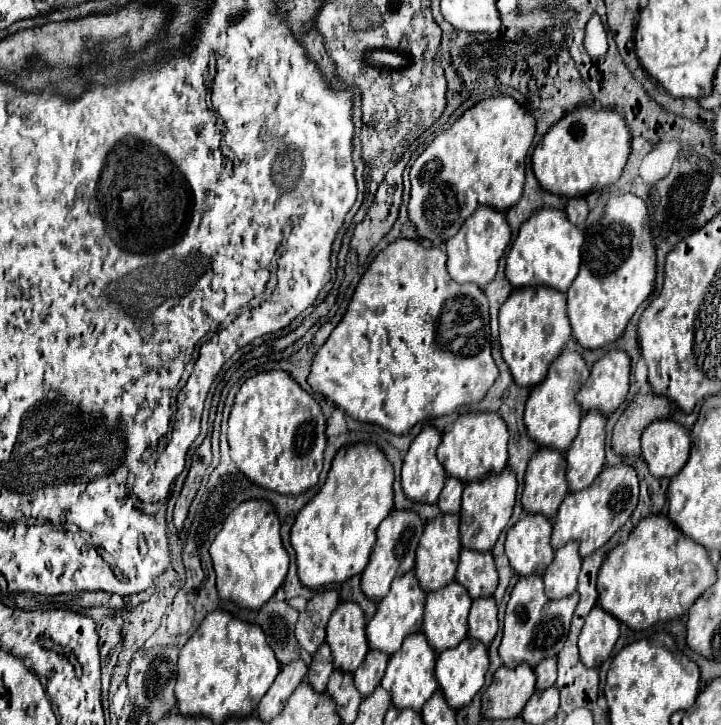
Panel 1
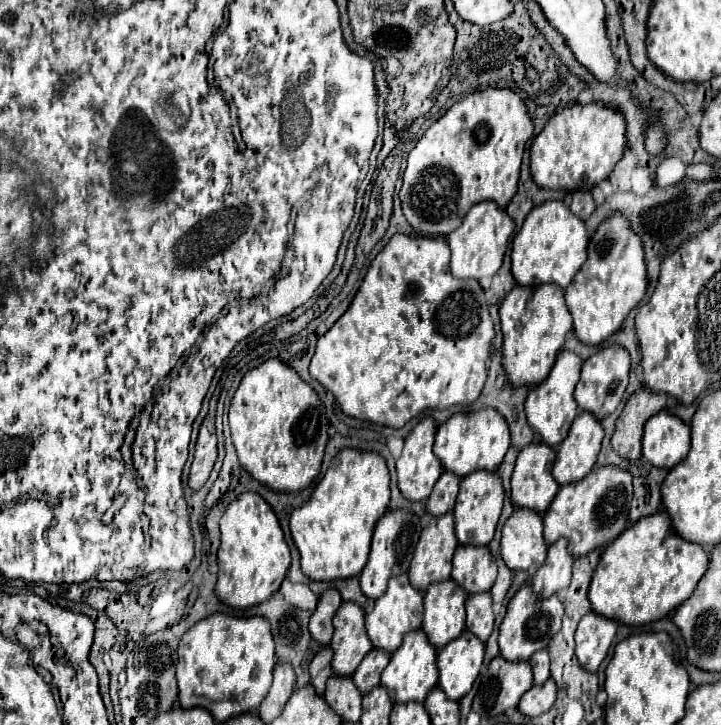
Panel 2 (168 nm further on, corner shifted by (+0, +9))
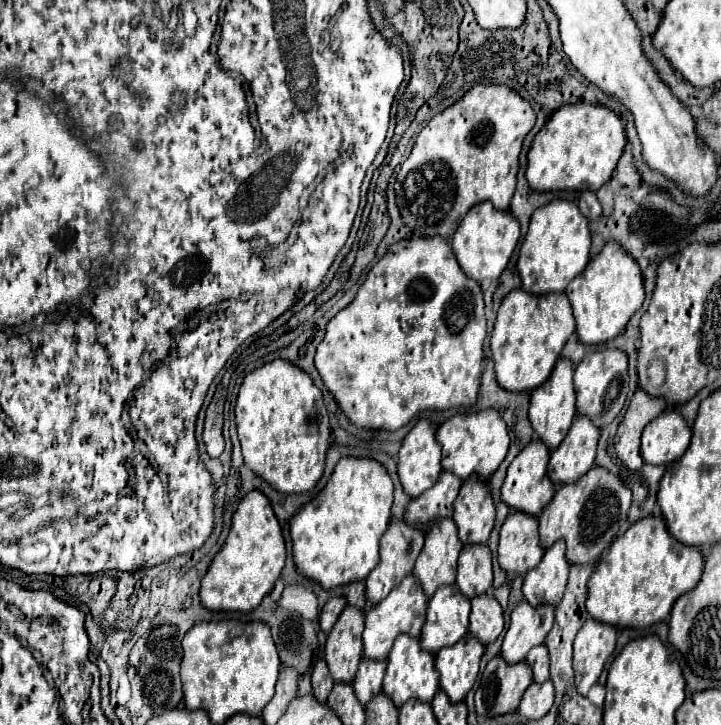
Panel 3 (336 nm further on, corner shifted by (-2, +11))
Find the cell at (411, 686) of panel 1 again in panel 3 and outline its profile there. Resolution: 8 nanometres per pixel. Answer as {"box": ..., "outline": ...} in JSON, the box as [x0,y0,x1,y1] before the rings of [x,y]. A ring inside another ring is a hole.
{"box":[383,634,439,708],"outline":[[[399,634],[387,658],[387,672],[383,680],[383,694],[393,700],[397,708],[401,708],[409,698],[417,698],[423,702],[431,702],[435,692],[439,690],[439,672],[433,664],[433,654],[423,650],[419,638],[411,638],[407,634]]]}

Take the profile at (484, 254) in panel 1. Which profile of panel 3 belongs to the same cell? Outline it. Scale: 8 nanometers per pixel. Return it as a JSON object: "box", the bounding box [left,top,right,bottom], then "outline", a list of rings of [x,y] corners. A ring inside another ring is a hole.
{"box":[451,202,521,282],"outline":[[[481,202],[475,208],[471,208],[471,212],[467,212],[451,244],[463,272],[473,280],[483,282],[483,280],[497,280],[501,276],[519,242],[519,236],[521,236],[521,226],[511,212],[507,210],[499,212],[493,208],[493,204]]]}

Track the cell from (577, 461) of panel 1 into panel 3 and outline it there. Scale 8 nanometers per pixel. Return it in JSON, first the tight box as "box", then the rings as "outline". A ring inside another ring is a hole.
{"box":[547,416,599,484],"outline":[[[577,416],[547,466],[553,484],[571,484],[579,480],[595,460],[599,430],[585,416]]]}

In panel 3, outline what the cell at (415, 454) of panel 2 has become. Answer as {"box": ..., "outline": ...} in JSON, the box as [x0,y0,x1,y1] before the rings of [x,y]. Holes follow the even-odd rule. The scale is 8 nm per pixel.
{"box":[397,418,441,498],"outline":[[[427,418],[419,422],[405,436],[397,456],[397,474],[403,492],[411,498],[431,488],[441,474],[441,448],[435,440],[435,430],[431,424],[423,424],[429,422]]]}

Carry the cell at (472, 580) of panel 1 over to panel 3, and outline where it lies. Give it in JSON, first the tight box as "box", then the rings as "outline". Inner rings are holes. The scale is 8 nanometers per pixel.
{"box":[457,544,493,598],"outline":[[[481,544],[463,546],[459,556],[457,586],[467,598],[485,594],[493,586],[491,550]]]}

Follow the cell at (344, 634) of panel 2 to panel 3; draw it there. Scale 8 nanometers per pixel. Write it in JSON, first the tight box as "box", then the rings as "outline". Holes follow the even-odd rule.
{"box":[325,606,363,682],"outline":[[[347,606],[329,632],[325,644],[325,662],[335,682],[353,682],[357,666],[363,658],[363,626],[363,612],[355,606]]]}

